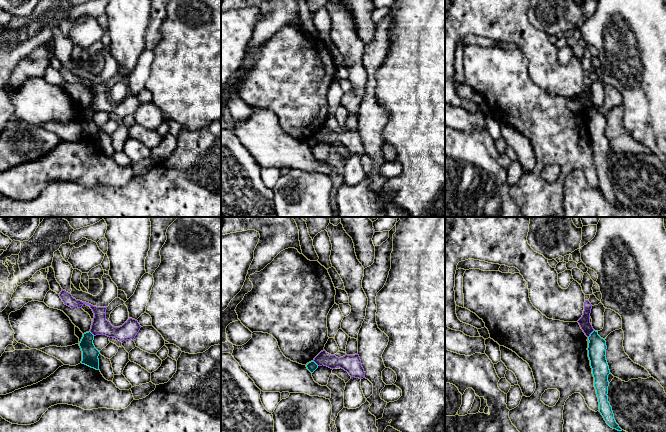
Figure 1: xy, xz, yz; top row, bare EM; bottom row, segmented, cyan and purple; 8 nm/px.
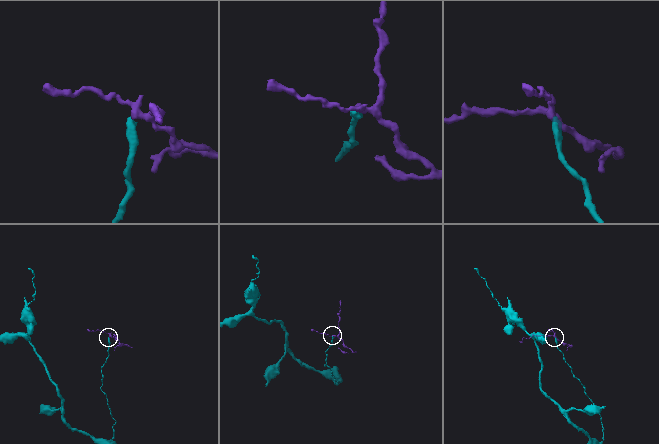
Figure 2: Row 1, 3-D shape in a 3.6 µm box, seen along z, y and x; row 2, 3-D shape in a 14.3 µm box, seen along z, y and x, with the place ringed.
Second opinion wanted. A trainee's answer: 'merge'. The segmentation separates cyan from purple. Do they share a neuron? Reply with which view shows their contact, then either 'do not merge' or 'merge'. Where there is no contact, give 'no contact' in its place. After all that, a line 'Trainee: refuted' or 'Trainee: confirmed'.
yz | do not merge
Trainee: refuted

